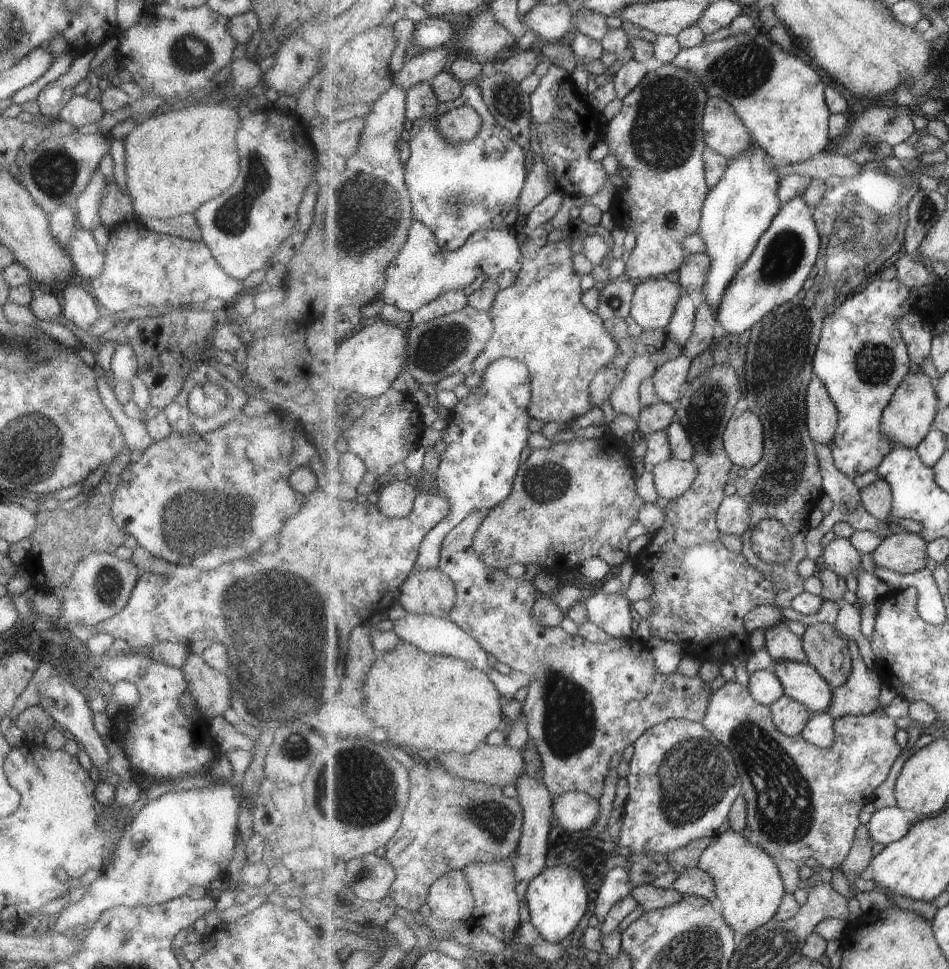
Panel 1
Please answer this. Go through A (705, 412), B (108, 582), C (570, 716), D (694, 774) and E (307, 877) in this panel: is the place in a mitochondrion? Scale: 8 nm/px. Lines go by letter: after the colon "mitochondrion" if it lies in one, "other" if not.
A: mitochondrion
B: mitochondrion
C: mitochondrion
D: mitochondrion
E: other

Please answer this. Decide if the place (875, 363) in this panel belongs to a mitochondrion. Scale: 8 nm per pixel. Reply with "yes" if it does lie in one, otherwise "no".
yes

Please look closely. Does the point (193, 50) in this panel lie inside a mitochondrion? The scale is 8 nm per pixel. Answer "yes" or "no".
yes

